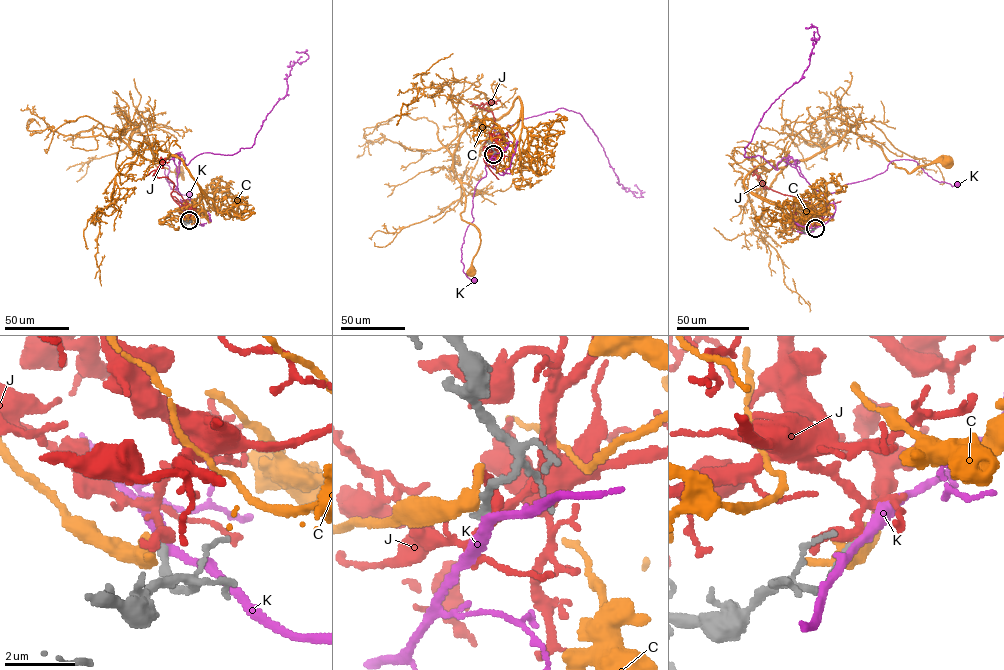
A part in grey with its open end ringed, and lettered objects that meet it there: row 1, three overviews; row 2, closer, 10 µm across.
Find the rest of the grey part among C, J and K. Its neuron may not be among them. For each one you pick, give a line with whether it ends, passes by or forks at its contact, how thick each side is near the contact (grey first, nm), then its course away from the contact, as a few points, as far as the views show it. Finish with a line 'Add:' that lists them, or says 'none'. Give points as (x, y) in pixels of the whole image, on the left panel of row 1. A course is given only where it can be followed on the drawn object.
Add: none

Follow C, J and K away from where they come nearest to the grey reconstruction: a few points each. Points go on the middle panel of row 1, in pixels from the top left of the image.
C: (493, 154), (490, 132), (512, 134), (518, 97), (467, 126), (453, 158), (460, 217), (480, 238), (472, 272)
J: (493, 154), (483, 150), (495, 119), (491, 111), (482, 107), (490, 100), (493, 102)
K: (493, 154), (474, 190), (474, 219), (461, 248), (463, 271), (473, 280)

